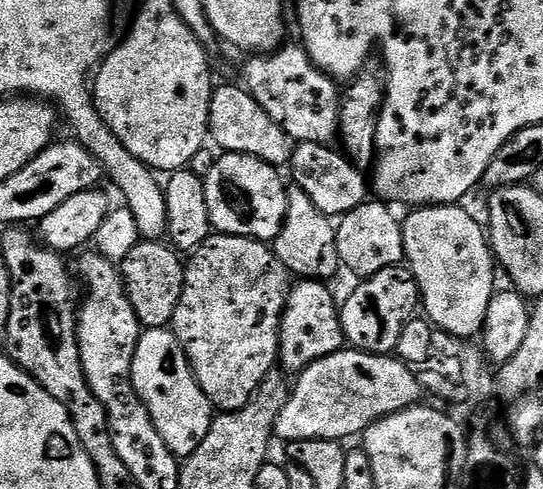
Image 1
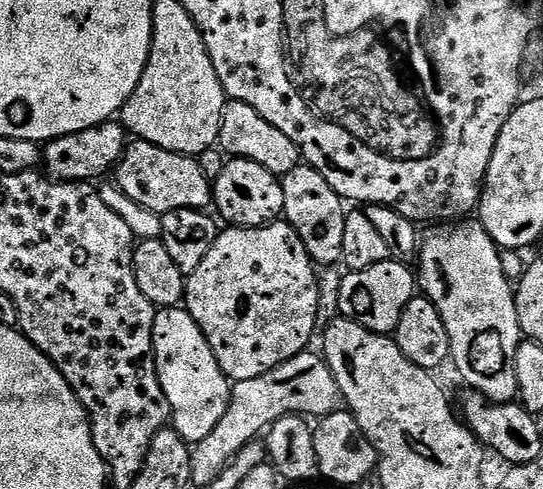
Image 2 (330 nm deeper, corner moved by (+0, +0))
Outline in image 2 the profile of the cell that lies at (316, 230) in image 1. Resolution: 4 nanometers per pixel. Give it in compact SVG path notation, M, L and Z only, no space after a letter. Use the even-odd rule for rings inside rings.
M301 162L290 174L282 177L284 185L283 219L302 238L302 246L310 254L312 263L317 266L336 266L341 263L342 230L346 204L340 195L308 164Z

